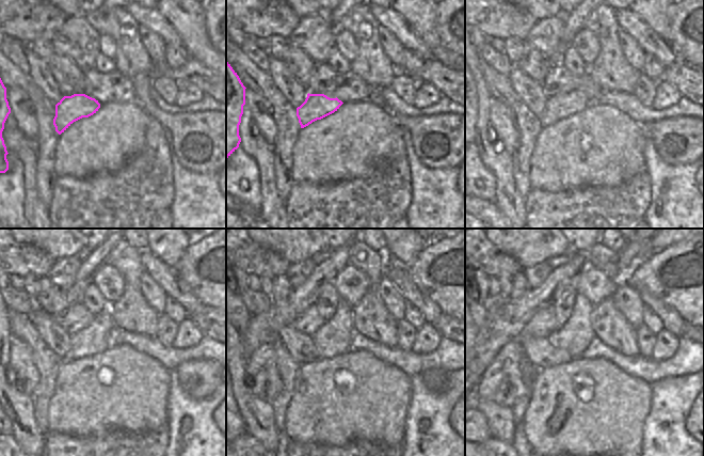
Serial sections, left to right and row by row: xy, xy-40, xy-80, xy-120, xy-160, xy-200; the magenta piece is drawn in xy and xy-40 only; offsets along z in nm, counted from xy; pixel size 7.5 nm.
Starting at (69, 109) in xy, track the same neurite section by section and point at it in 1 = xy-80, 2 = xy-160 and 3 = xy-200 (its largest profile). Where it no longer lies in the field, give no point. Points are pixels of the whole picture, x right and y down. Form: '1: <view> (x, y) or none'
1: xy-80 (558, 107)
2: xy-160 (326, 347)
3: xy-200 (576, 346)

